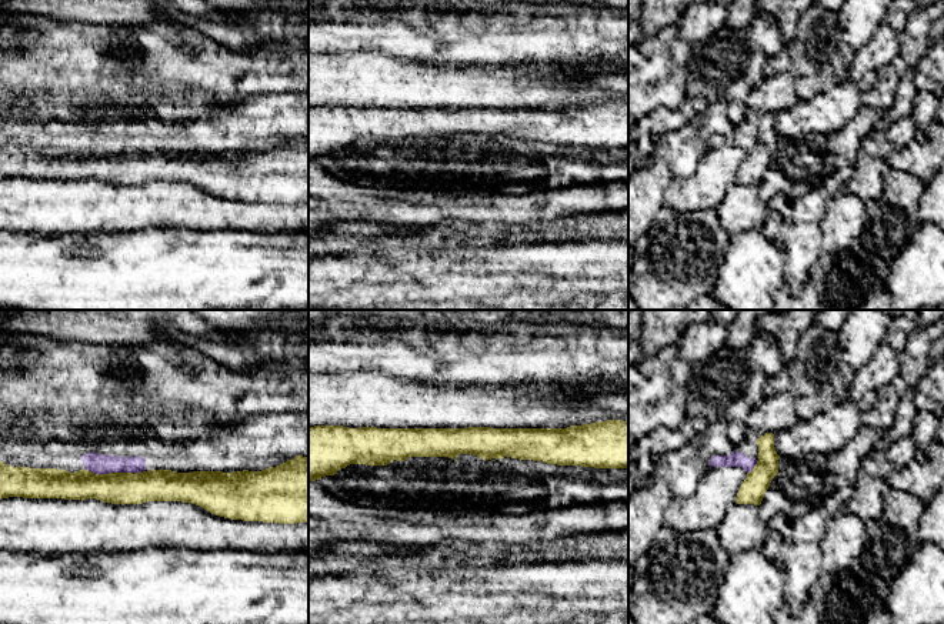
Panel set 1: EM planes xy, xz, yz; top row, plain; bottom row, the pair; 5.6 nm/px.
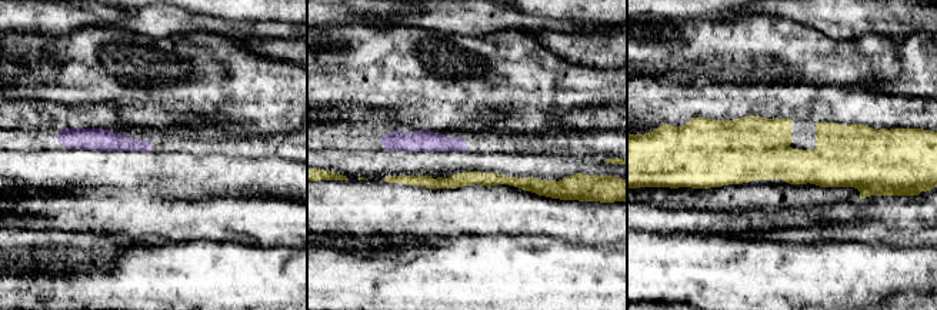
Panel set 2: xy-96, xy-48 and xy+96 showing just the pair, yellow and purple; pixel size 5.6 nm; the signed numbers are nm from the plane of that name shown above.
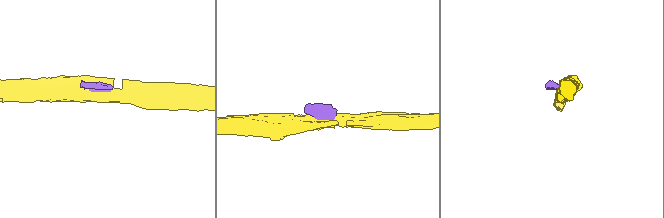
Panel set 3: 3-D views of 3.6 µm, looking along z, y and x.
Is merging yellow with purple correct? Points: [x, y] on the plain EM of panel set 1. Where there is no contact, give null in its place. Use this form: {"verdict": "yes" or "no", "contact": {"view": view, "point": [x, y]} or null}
{"verdict": "no", "contact": {"view": "xy", "point": [109, 153]}}

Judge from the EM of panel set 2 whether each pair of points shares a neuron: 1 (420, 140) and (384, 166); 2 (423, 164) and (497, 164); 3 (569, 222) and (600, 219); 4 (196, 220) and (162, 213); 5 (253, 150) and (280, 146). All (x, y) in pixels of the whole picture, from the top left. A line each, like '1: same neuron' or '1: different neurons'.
1: different neurons
2: same neuron
3: same neuron
4: same neuron
5: same neuron

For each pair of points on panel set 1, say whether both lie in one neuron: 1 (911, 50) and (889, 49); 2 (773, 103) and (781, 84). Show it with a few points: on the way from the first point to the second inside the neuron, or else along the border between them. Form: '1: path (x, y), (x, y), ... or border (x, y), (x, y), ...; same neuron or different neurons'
1: border (897, 34), (900, 53); different neurons
2: path (773, 99), (780, 89); same neuron

